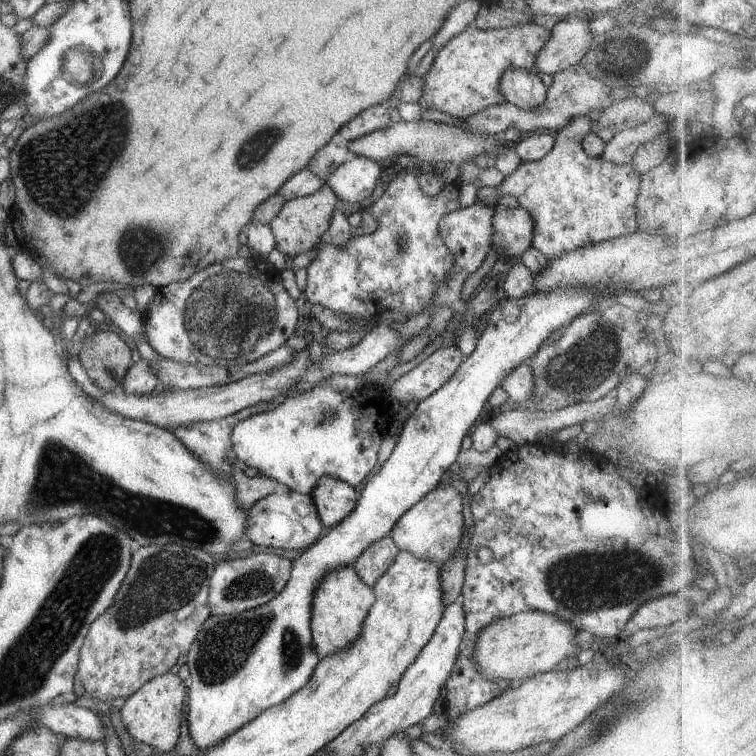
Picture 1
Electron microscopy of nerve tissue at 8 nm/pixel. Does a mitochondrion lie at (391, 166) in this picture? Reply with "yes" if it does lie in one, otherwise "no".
no

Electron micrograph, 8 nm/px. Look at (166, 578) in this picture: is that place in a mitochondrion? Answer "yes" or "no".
yes

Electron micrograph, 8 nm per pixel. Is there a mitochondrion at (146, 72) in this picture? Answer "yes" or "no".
no

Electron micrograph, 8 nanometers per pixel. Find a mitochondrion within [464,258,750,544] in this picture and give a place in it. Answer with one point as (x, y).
(597, 355)

